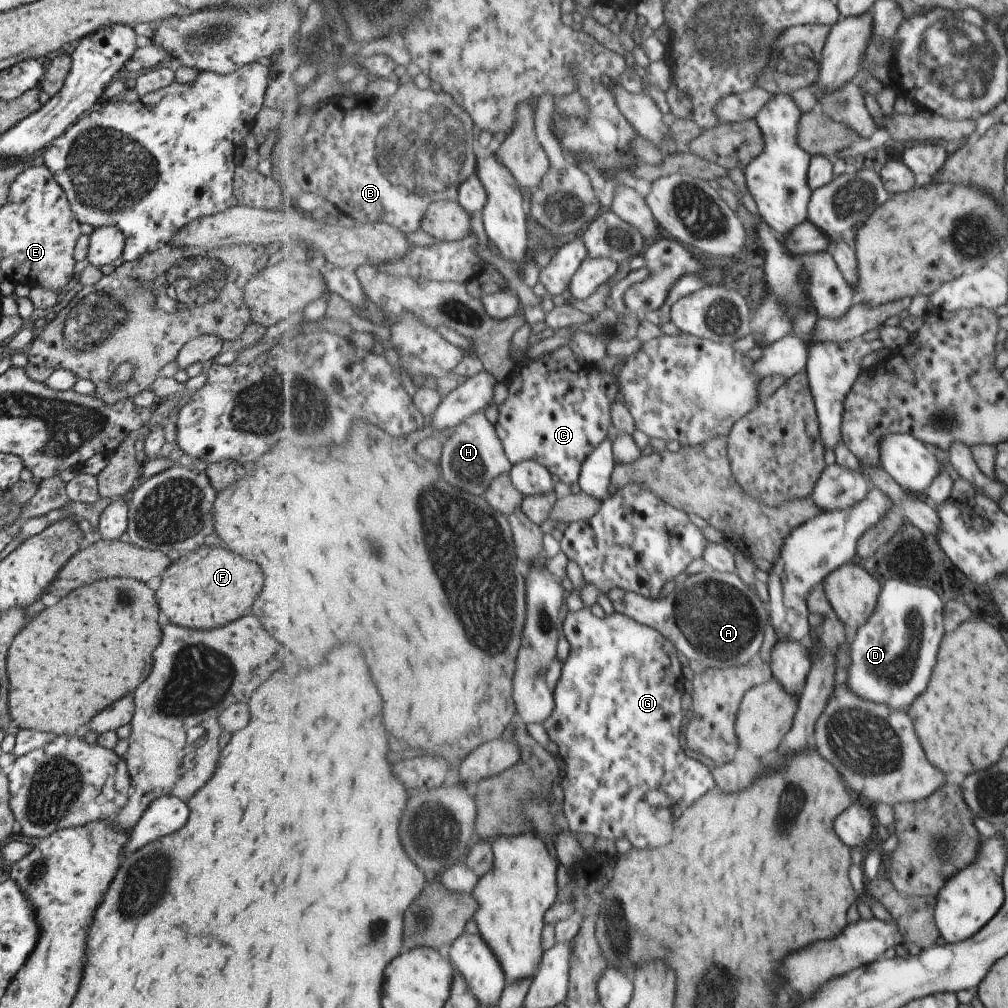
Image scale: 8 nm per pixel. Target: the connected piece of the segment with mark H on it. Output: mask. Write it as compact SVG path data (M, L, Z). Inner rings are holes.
M484 410L472 414L456 426L452 435L444 442L442 460L439 465L447 482L480 497L486 494L495 478L500 474L509 473L514 468L510 458L506 455L496 423L489 422Z

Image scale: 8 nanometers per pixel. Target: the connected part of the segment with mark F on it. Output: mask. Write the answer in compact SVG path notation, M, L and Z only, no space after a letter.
M199 545L185 555L179 555L163 570L160 579L154 597L161 617L188 629L213 629L239 618L253 604L263 586L257 564L217 545Z

